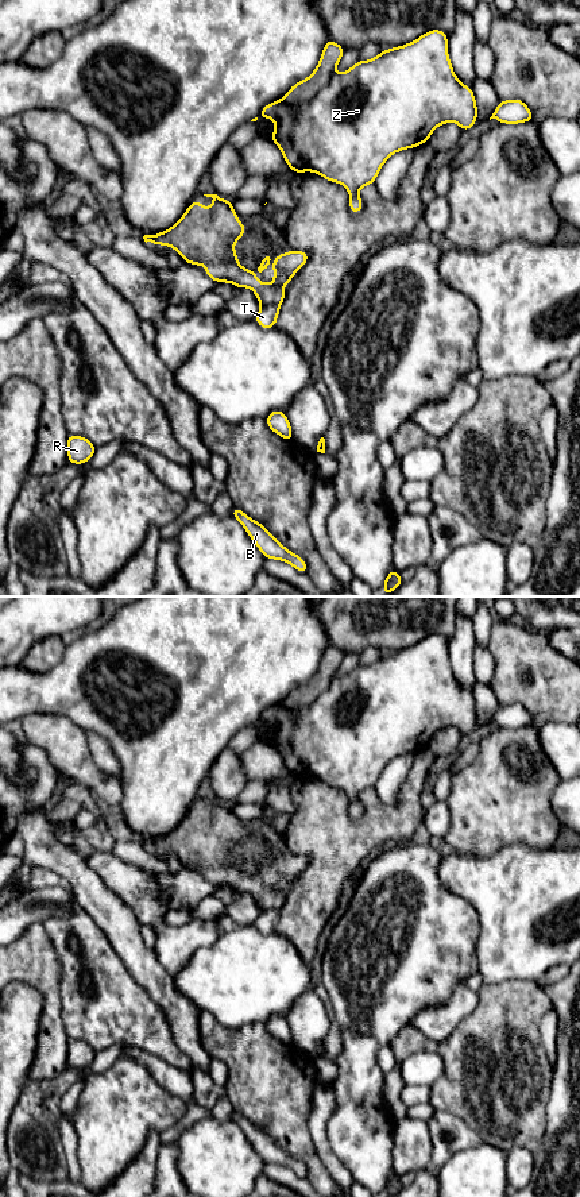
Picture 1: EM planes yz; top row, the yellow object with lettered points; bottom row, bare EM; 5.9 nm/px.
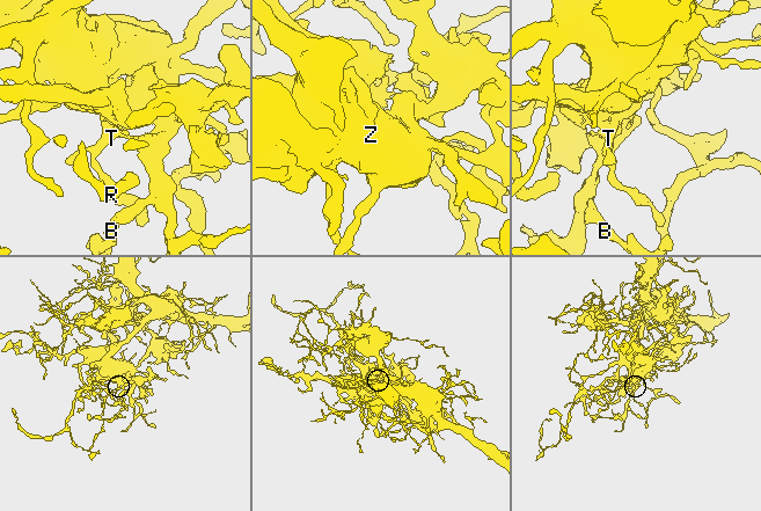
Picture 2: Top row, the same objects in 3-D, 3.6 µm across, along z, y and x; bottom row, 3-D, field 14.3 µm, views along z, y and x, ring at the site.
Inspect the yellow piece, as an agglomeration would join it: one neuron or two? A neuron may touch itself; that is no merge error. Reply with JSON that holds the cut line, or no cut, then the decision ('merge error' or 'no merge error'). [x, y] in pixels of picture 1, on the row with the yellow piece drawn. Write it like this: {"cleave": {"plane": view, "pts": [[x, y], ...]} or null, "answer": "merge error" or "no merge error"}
{"cleave": {"plane": "yz", "pts": [[333, 73], [309, 99], [298, 104], [287, 104], [282, 99]]}, "answer": "merge error"}

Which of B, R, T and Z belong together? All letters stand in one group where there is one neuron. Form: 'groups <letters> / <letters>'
groups B R / T Z

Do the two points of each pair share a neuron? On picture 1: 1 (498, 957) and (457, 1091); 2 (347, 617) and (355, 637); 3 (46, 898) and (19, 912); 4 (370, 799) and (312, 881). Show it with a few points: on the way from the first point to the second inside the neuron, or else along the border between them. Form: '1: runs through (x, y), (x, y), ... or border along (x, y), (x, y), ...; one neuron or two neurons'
1: border along (521, 979), (506, 979), (483, 984); two neurons
2: runs through (352, 622), (355, 632); one neuron
3: runs through (39, 904), (26, 911); one neuron
4: runs through (370, 819), (370, 823), (332, 861); one neuron

